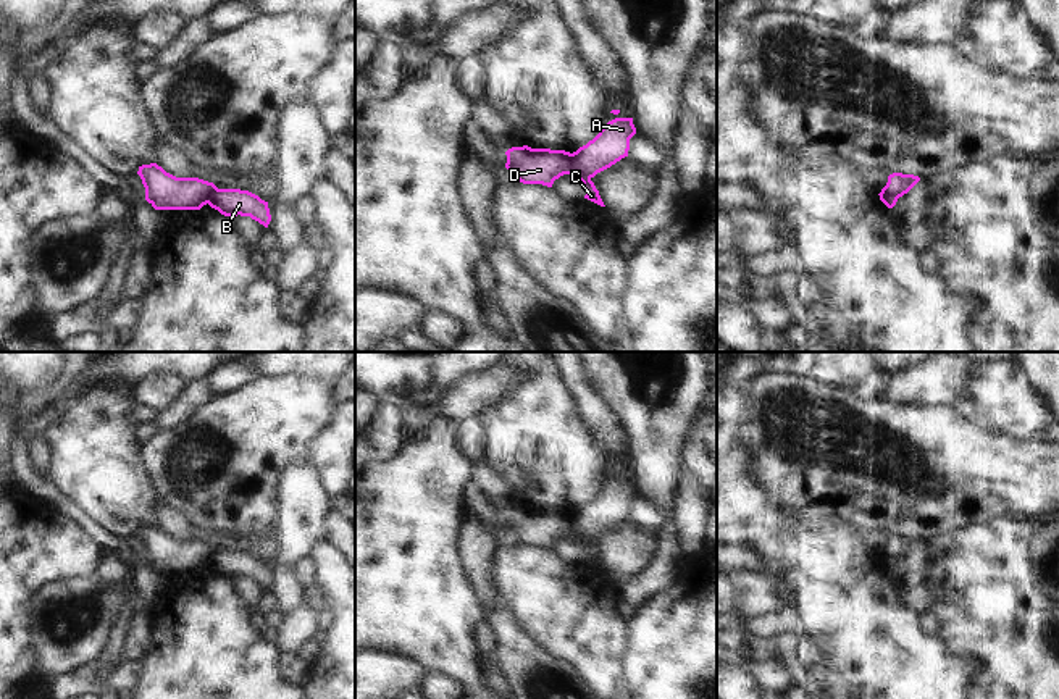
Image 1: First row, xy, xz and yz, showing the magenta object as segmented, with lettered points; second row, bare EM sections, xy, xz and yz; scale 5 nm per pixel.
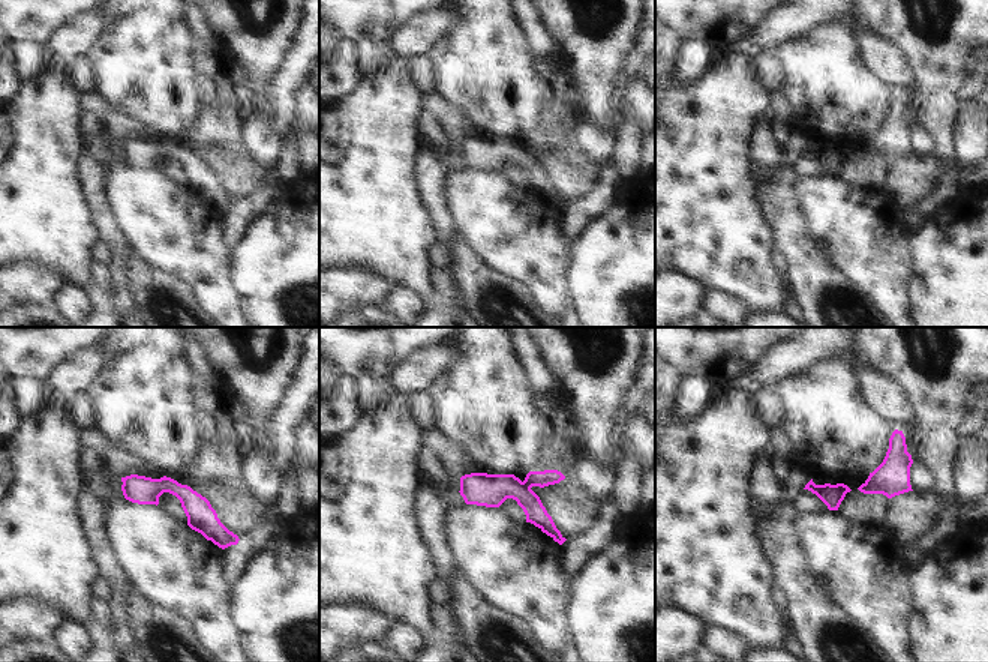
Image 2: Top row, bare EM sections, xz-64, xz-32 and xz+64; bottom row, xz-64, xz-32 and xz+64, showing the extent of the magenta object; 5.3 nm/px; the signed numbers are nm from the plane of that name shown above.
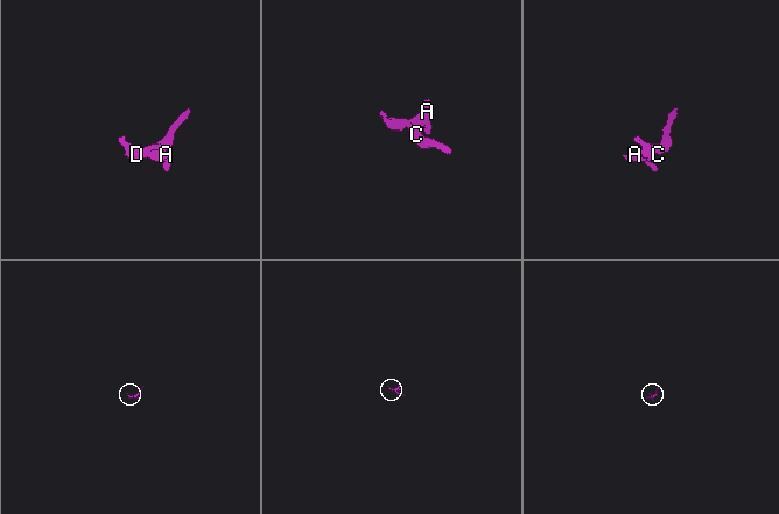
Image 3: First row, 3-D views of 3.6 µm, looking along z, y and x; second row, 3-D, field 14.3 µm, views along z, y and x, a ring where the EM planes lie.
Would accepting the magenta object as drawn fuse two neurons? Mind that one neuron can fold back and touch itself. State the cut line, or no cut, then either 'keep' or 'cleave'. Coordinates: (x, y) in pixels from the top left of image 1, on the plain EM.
cut in xz along (570, 515), (572, 527), (590, 539); cleave

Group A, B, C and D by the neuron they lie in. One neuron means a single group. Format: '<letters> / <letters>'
A B / C D

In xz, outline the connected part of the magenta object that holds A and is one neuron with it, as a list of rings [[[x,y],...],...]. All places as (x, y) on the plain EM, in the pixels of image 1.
[[[617,478],[592,502],[571,515],[575,531],[588,539],[594,539],[597,534],[628,518],[630,500],[634,496],[633,479]]]

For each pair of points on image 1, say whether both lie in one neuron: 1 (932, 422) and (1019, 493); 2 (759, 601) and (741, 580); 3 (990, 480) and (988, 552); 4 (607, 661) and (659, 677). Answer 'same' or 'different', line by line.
1: same
2: same
3: different
4: different

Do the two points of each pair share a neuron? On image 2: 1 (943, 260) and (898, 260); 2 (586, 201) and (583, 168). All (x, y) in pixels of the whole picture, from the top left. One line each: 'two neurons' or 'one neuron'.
1: two neurons
2: two neurons

